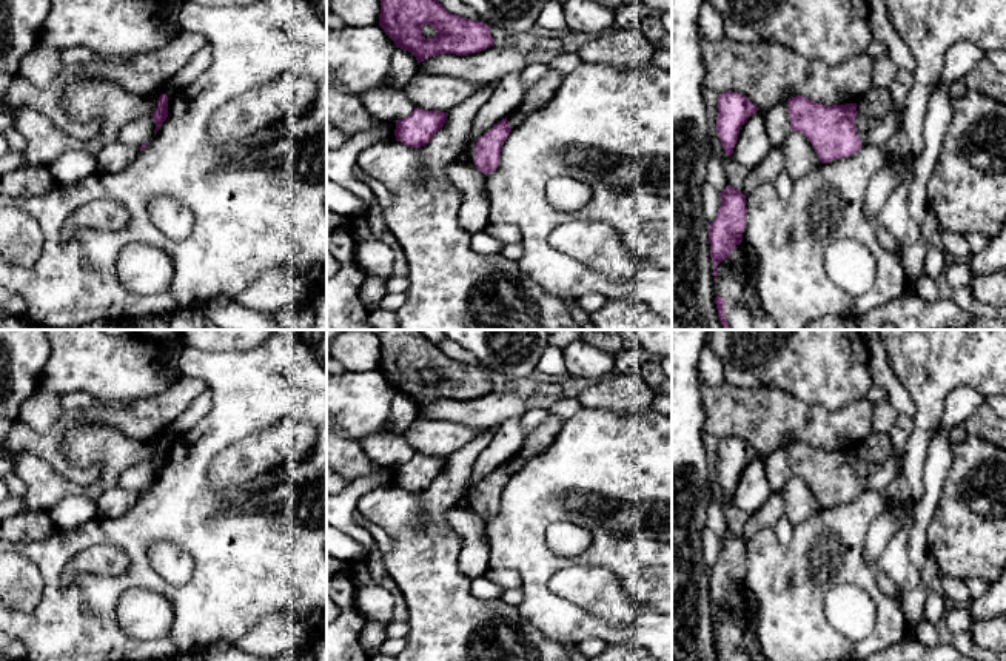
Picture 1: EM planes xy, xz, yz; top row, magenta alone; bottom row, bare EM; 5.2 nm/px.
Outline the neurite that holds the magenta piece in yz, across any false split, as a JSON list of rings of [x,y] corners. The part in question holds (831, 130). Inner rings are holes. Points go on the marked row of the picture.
[[[795,96],[787,100],[792,131],[807,137],[821,163],[849,157],[863,146],[857,128],[857,103],[826,106]]]

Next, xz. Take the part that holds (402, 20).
[[[381,0],[379,26],[394,42],[396,48],[411,52],[417,65],[439,54],[468,55],[495,46],[487,23],[451,14],[438,0]],[[424,25],[434,28],[433,39],[422,35]]]

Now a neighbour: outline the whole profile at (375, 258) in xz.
[[[379,237],[357,242],[354,259],[365,276],[379,276],[385,280],[393,276],[394,251]]]

